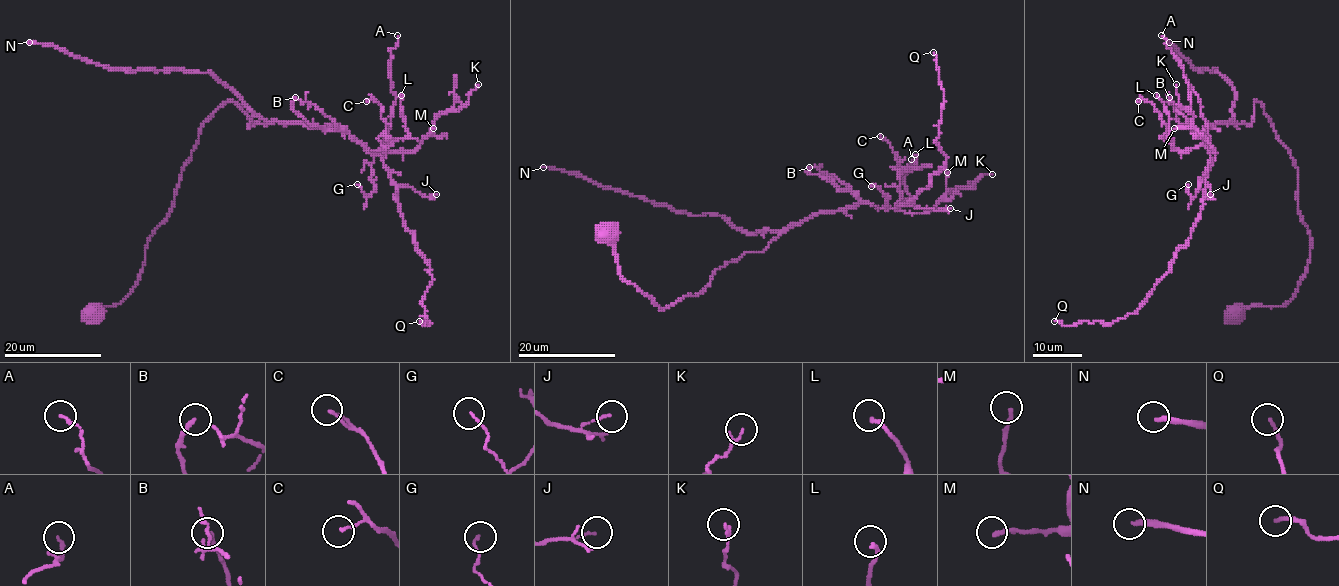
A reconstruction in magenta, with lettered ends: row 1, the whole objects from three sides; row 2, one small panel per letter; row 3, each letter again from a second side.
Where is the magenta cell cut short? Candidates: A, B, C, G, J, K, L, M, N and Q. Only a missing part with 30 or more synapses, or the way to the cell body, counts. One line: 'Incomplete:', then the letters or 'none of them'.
Incomplete: N

